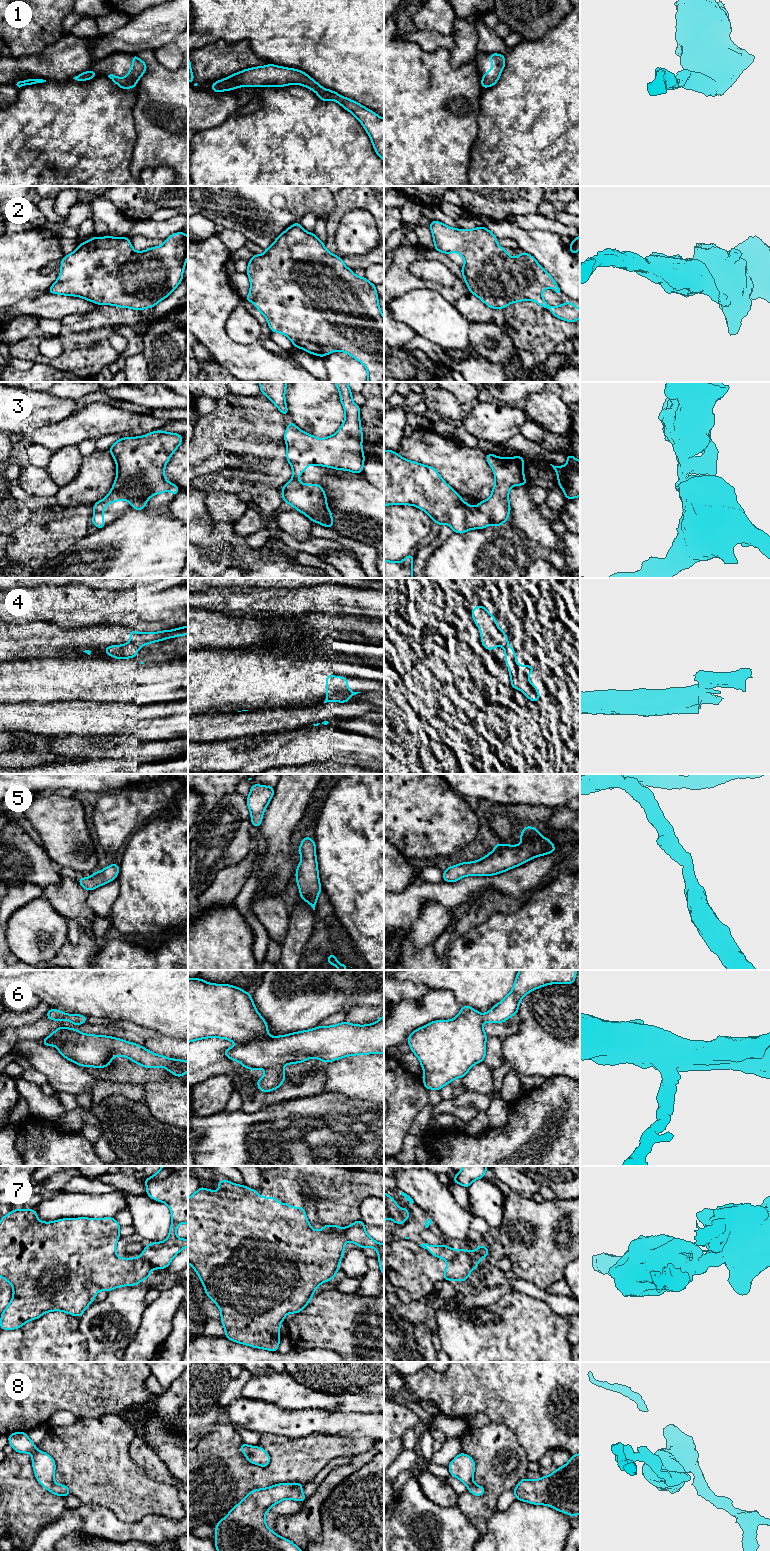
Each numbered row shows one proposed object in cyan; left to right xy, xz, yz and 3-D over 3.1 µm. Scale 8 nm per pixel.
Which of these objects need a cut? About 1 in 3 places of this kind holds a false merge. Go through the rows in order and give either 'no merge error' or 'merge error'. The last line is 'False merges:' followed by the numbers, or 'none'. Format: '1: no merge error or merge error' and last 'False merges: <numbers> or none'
1: no merge error
2: no merge error
3: no merge error
4: merge error
5: no merge error
6: no merge error
7: merge error
8: no merge error
False merges: 4, 7

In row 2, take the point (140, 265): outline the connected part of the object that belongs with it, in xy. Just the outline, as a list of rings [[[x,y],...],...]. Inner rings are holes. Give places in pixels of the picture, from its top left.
[[[184,232],[170,235],[162,246],[140,252],[133,249],[127,236],[93,237],[64,256],[60,262],[60,276],[47,292],[78,296],[97,305],[114,305],[138,311],[153,308],[183,281],[187,257],[188,236]]]

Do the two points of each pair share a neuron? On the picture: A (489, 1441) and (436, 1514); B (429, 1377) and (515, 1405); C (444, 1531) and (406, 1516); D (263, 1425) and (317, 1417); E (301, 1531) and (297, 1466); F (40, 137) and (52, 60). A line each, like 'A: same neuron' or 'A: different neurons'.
A: different neurons
B: same neuron
C: same neuron
D: same neuron
E: different neurons
F: different neurons

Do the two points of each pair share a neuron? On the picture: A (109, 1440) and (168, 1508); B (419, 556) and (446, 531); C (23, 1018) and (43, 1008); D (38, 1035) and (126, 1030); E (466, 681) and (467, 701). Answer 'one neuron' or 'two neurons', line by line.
A: one neuron
B: one neuron
C: one neuron
D: one neuron
E: one neuron

